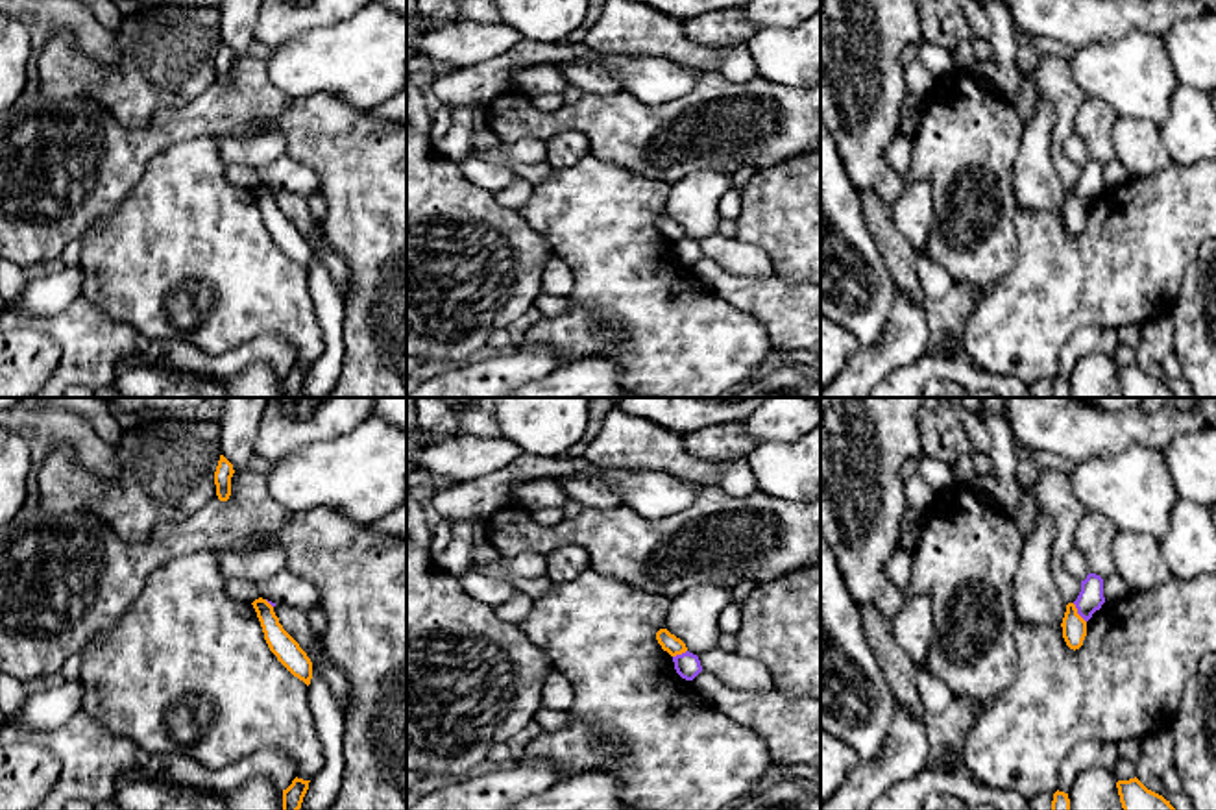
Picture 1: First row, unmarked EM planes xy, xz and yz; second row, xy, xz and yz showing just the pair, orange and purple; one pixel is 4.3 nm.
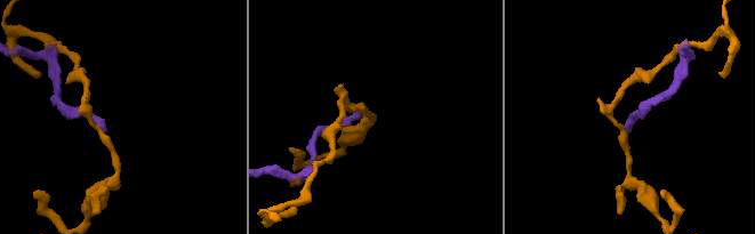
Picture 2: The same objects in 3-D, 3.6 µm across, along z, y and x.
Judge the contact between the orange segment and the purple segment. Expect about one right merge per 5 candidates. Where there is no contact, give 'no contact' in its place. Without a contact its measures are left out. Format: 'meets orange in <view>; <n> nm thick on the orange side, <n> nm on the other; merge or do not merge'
meets orange in yz; 110 nm thick on the orange side, 110 nm on the other; do not merge

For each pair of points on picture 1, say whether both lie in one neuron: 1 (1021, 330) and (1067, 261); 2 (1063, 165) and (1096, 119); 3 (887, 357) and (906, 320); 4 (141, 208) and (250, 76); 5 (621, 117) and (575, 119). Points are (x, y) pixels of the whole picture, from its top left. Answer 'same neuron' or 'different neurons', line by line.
1: same neuron
2: different neurons
3: same neuron
4: different neurons
5: same neuron

